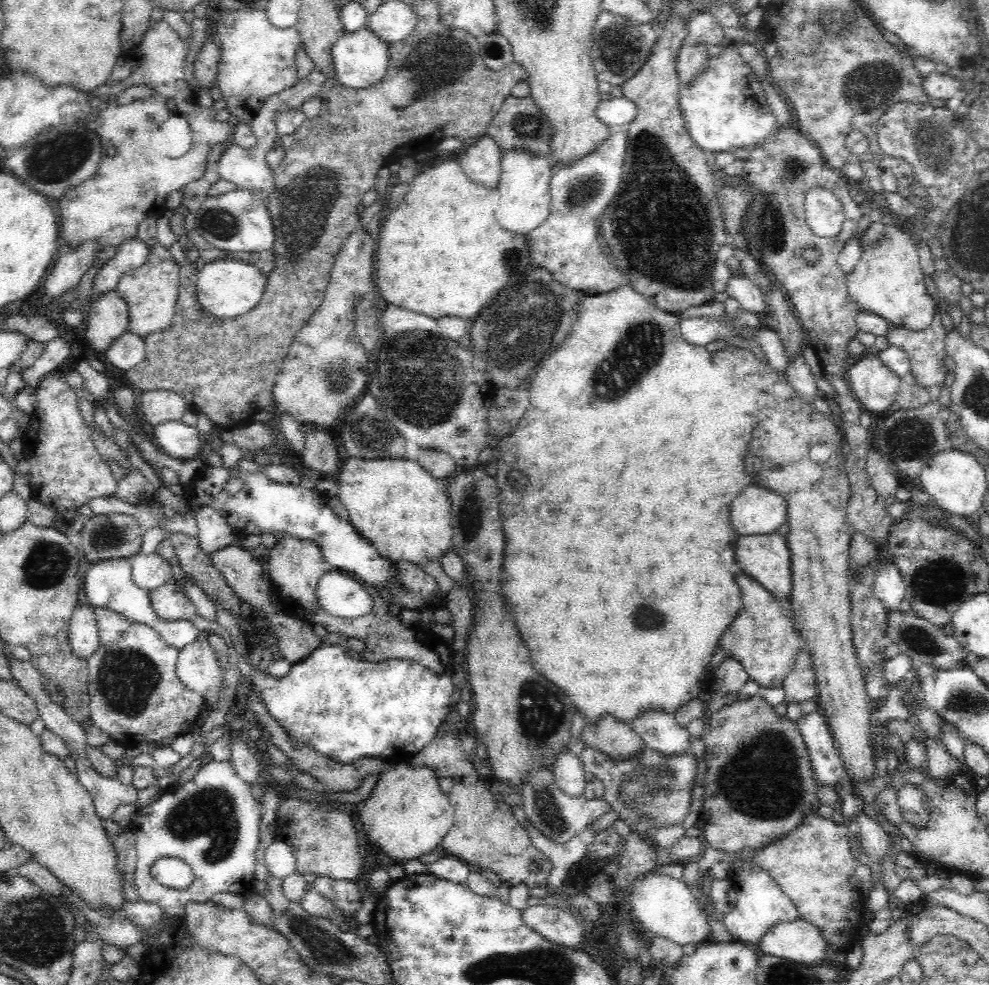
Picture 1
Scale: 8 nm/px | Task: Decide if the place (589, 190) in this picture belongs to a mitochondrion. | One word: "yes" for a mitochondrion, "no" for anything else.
yes

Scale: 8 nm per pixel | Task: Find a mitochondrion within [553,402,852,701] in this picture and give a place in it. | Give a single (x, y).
(646, 616)

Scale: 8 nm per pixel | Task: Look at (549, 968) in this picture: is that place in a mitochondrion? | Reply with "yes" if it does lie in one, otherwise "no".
yes

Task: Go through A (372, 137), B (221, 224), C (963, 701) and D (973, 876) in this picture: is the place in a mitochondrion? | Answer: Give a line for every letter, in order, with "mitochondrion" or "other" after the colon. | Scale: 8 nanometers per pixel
A: other
B: mitochondrion
C: mitochondrion
D: other

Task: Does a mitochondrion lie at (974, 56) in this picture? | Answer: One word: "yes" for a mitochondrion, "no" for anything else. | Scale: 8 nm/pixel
no

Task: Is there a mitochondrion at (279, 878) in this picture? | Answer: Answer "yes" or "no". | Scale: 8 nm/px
no

